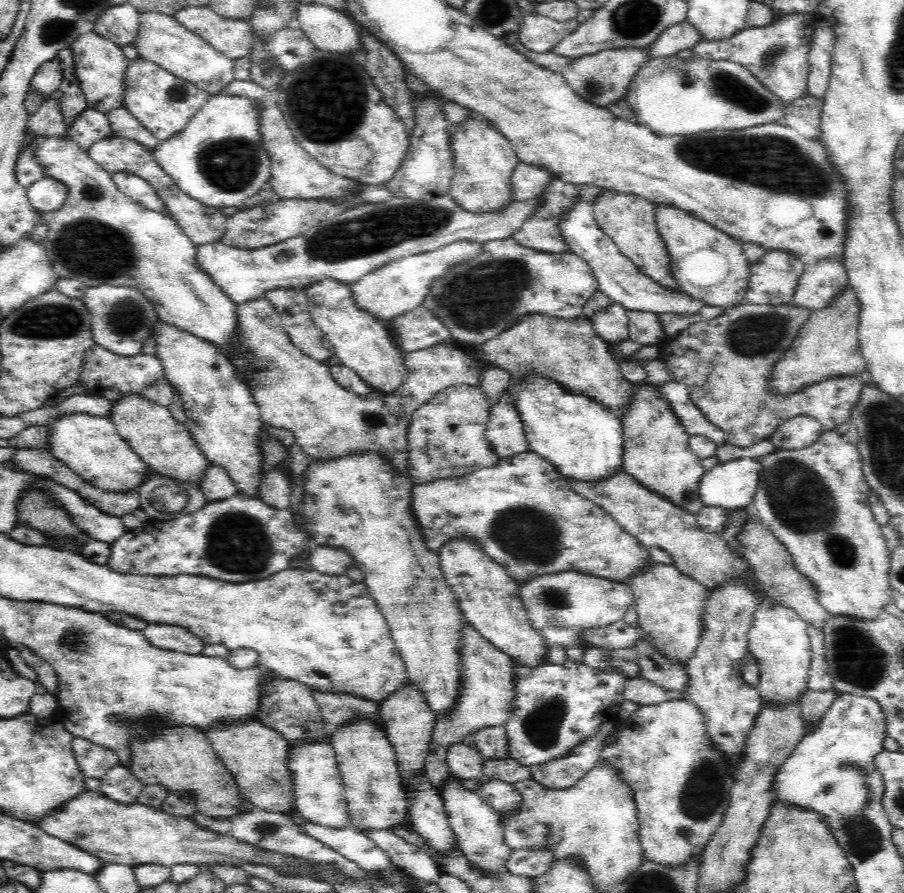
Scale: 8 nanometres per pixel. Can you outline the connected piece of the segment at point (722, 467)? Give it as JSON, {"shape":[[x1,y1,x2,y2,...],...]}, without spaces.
{"shape":[[755,458,718,464,702,480,702,499,708,505,733,511,748,508,754,500,762,470,766,469,764,461]]}

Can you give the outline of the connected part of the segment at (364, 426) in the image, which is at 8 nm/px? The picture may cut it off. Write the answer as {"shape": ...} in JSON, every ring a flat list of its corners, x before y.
{"shape":[[264,298,252,300,246,304,238,304,238,317,241,320,241,330,245,336,245,344,253,348,258,364,266,367,268,373,254,383,252,395,256,397,261,409,262,421,267,426,284,427,296,433,296,442,310,456,314,463,333,463,334,460,344,460,348,456,377,456,385,460,391,470,402,479,413,482,412,451,410,451,410,424,414,412,435,395,435,392,455,384,480,385,481,366,466,352,464,348,452,346,449,341,435,344,411,353,405,353,406,367,410,370,408,380,402,384,402,390,394,395,383,395,378,391,366,394,356,394,342,388,331,375,326,362,316,360,306,355,287,335,282,317,272,301]]}

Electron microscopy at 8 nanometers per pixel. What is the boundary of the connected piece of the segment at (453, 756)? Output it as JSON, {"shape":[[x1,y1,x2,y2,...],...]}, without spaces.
{"shape":[[460,741,449,743,446,745,446,758,444,758,448,770,458,779,477,777,483,764,479,752]]}

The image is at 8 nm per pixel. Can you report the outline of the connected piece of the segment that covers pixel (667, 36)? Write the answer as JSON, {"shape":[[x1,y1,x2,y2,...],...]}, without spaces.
{"shape":[[687,22,663,30,654,42,645,48,647,60,678,55,680,51,691,49,698,44,699,34]]}

